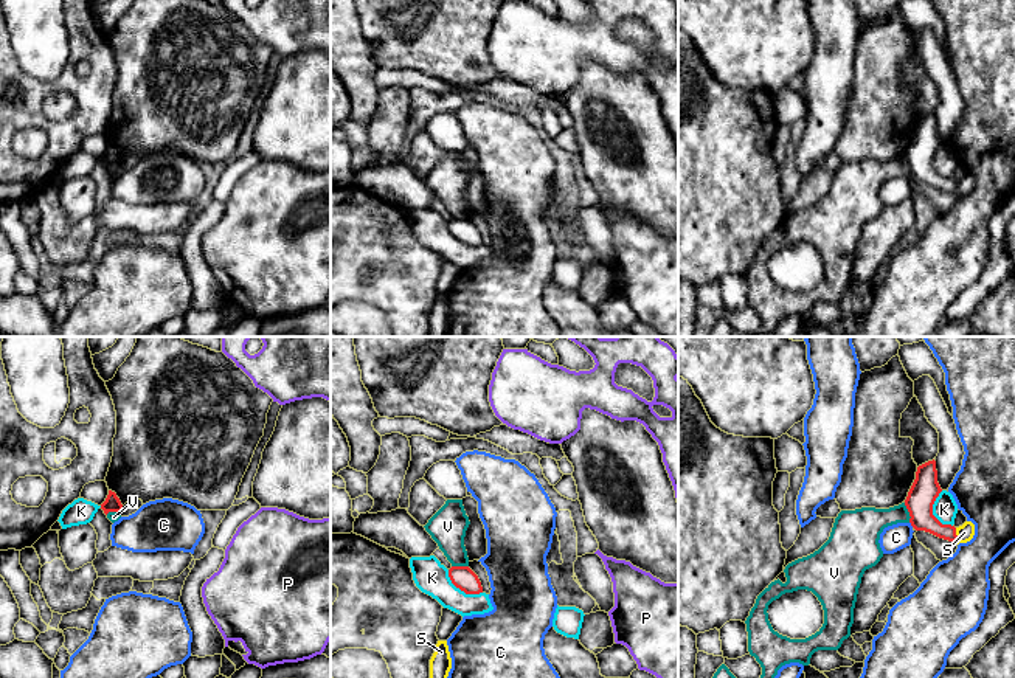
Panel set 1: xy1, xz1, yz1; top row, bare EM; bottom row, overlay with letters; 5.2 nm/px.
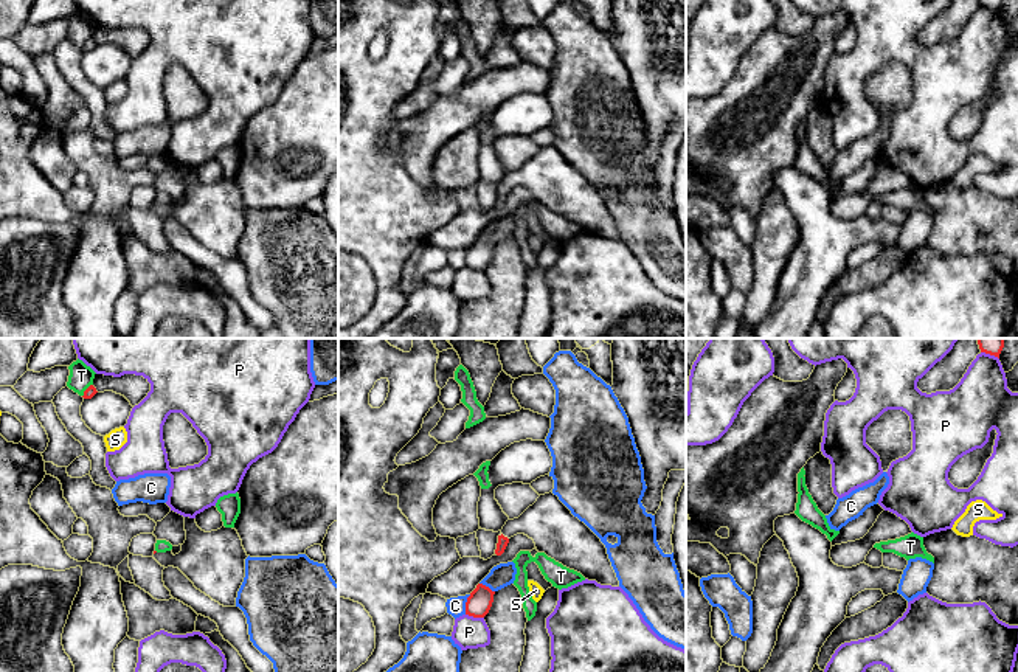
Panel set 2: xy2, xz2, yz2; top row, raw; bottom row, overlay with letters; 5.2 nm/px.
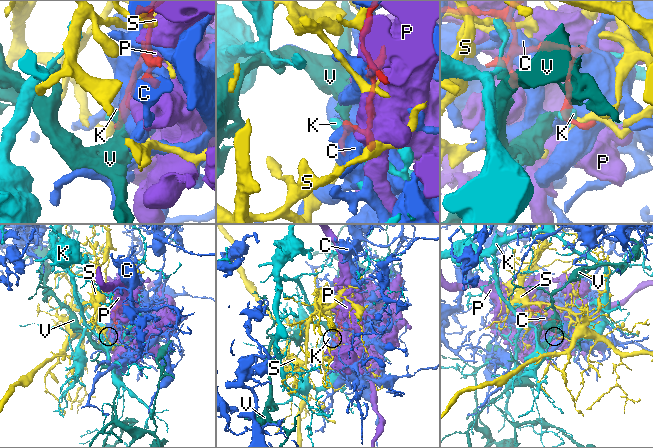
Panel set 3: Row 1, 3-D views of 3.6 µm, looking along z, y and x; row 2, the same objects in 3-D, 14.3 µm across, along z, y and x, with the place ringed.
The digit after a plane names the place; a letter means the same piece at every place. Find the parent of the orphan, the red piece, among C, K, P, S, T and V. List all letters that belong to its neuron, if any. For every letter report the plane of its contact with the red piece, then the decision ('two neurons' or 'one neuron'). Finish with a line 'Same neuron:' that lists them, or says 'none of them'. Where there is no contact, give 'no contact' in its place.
C: meets red in xz2; two neurons
K: meets red in xz1; two neurons
P: meets red in xz2; two neurons
S: meets red in yz1; two neurons
T: meets red in xy2; two neurons
V: meets red in yz1; two neurons
Same neuron: none of them

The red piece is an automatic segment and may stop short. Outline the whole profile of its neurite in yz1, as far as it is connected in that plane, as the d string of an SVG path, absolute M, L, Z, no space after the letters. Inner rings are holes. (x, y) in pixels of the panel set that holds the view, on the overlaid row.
M933 459L919 465L916 479L905 500L905 506L911 517L909 523L916 531L925 531L958 545L956 528L951 524L942 524L933 515L933 504L941 492L936 461Z

